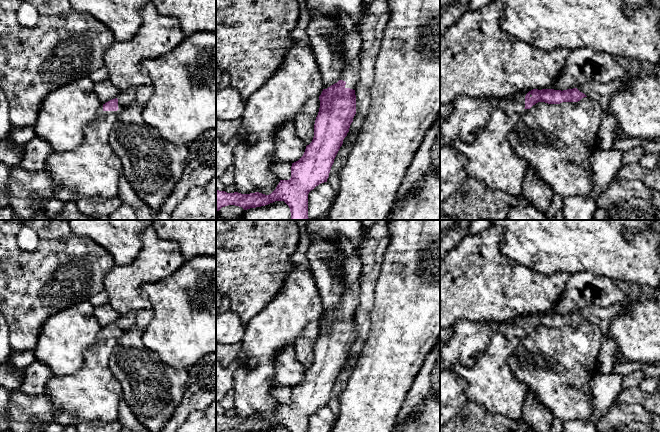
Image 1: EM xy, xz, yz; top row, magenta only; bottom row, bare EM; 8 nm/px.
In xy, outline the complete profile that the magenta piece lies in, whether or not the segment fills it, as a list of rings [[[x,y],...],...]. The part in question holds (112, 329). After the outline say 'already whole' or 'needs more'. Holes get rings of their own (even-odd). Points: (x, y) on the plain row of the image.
[[[136,311],[129,312],[126,315],[120,315],[115,323],[103,328],[103,335],[117,335],[129,330],[135,325]]]; needs more

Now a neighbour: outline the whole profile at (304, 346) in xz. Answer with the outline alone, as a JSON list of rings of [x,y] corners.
[[[312,321],[304,328],[293,345],[298,362],[306,369],[309,369],[313,364],[314,348],[319,332],[319,321]]]

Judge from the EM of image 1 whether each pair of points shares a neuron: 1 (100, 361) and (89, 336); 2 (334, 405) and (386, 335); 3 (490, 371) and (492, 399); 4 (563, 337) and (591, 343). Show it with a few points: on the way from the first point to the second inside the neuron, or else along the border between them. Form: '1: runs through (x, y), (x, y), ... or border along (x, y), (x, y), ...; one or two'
1: border along (103, 335), (85, 351), (84, 364), (82, 366); two
2: border along (348, 376), (339, 396), (336, 417); two
3: runs through (490, 378), (492, 392); one
4: runs through (570, 343), (584, 343); one

